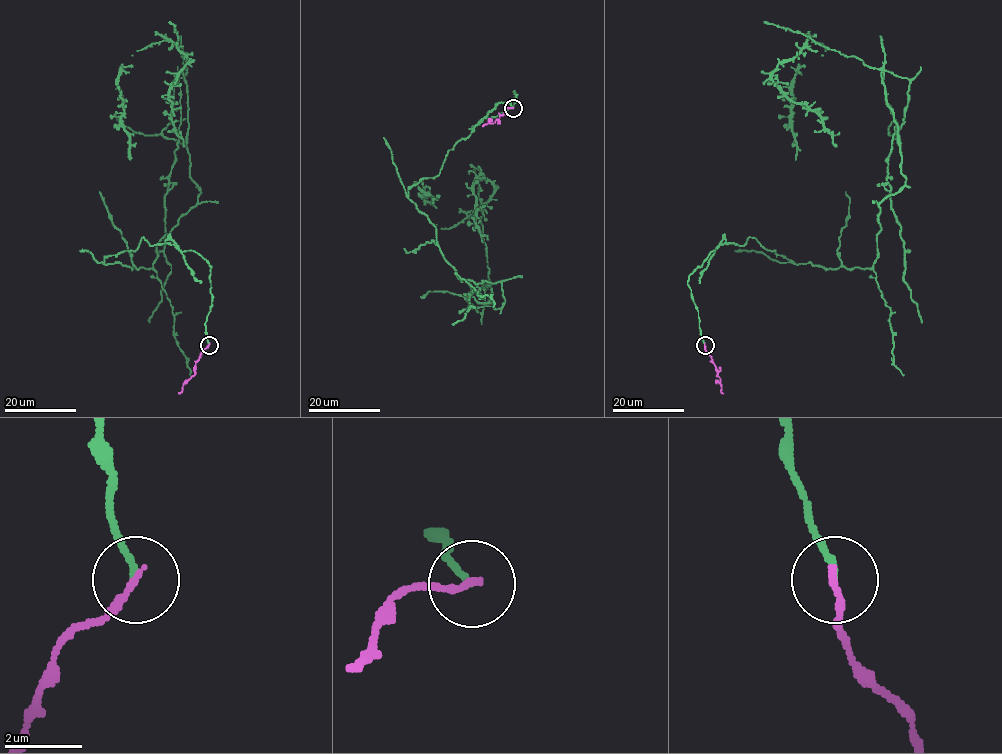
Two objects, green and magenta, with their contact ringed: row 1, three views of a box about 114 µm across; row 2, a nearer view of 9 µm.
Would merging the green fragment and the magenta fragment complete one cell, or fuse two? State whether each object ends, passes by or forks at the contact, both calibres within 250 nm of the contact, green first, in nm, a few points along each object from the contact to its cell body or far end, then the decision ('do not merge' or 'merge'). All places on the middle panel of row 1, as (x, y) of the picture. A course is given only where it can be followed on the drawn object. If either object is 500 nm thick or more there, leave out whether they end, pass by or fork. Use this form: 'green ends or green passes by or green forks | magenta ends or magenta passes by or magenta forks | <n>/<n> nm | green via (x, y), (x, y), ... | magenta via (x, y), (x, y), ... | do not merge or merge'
green ends | magenta ends | 160/200 nm | green via (513, 107), (408, 190), (457, 276), (499, 282), (500, 308), (466, 298), (481, 312), (480, 175), (488, 239) | magenta via (513, 107), (506, 108), (498, 120), (482, 126) | do not merge

